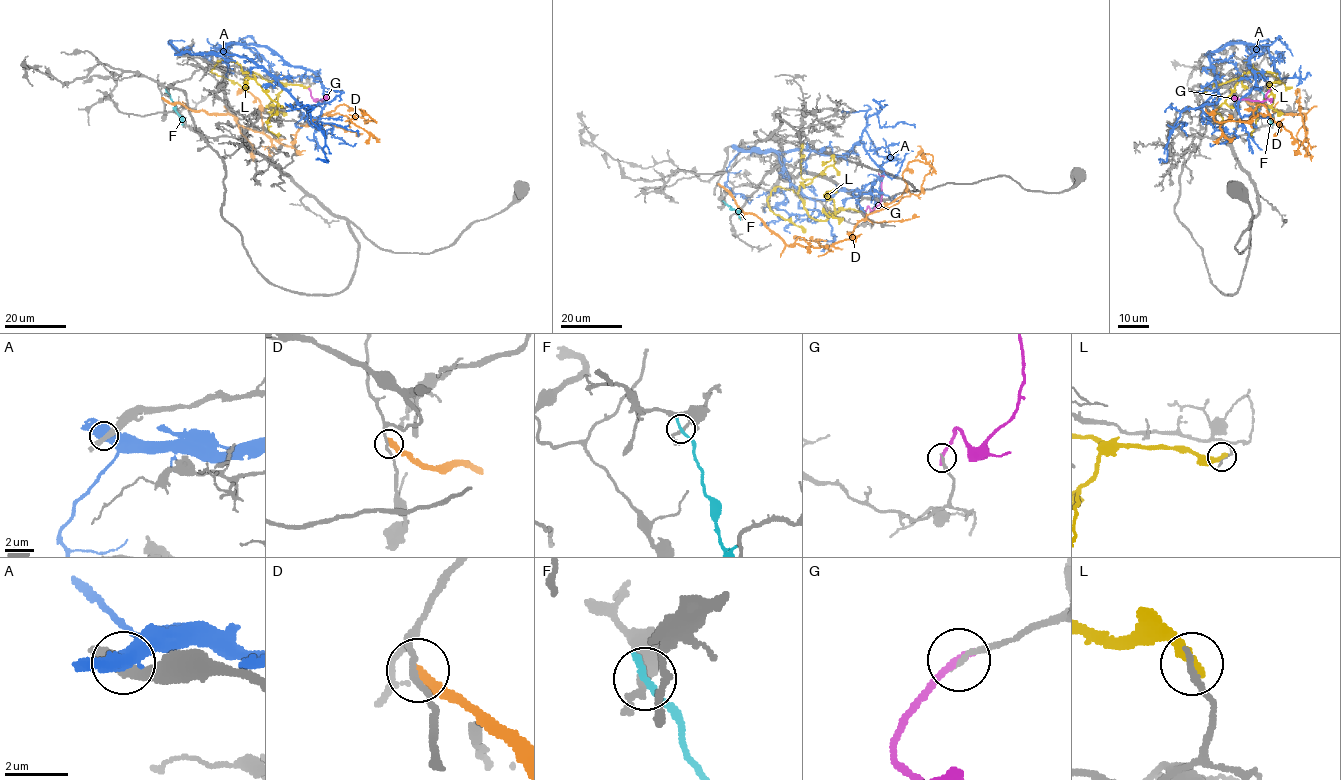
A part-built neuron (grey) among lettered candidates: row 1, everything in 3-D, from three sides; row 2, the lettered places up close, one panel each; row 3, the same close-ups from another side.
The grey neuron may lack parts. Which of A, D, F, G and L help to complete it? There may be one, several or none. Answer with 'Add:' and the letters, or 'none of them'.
Add: none of them

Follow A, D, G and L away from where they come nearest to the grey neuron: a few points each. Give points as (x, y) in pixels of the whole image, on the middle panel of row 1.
A: (735, 148), (772, 150), (812, 199), (838, 190), (877, 195), (881, 179), (871, 189), (883, 192)
D: (719, 184), (787, 245), (831, 246), (848, 239), (867, 215), (920, 192), (933, 156), (917, 146)
G: (864, 212), (867, 206), (871, 210), (881, 202), (882, 175), (885, 172)
L: (865, 213), (841, 208), (826, 219), (816, 220), (797, 193), (776, 185), (768, 198), (768, 207), (805, 232)

